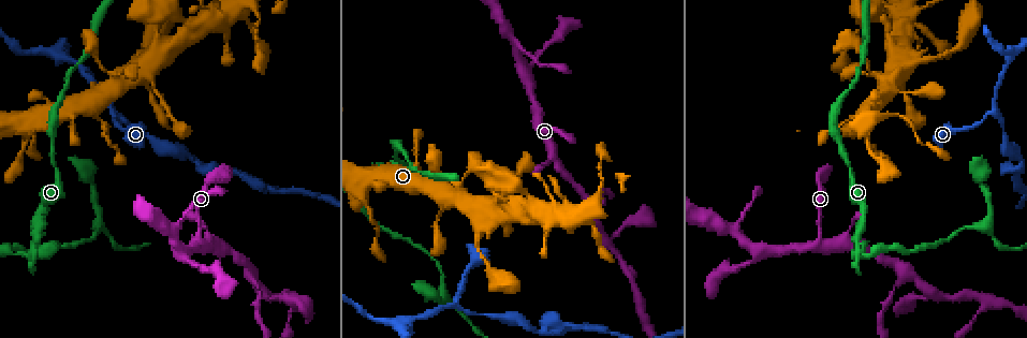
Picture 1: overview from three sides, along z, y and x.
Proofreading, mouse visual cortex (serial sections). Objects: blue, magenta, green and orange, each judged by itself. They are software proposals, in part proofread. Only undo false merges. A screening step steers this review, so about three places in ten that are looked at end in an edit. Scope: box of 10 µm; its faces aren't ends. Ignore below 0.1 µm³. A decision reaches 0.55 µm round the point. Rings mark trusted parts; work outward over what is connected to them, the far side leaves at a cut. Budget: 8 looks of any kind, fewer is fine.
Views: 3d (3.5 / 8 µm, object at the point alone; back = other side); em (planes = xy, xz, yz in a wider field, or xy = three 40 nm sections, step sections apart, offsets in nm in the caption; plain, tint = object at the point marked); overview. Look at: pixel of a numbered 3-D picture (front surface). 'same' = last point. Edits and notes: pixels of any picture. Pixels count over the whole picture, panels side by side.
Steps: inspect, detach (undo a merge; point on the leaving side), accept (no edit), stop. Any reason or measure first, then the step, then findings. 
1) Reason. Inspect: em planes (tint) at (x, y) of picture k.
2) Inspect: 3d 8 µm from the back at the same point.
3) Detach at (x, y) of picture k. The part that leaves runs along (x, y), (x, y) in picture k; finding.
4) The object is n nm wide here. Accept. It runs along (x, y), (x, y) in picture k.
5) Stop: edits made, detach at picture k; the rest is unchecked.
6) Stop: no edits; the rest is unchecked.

Branch point. Inspect: 3d 3.5 µm at (457, 304) of picture 1.

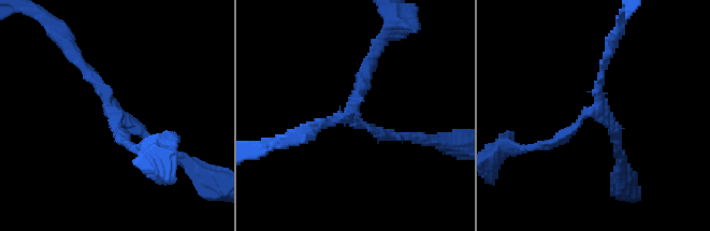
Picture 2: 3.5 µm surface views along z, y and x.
3 arms meet here; the arms are 150, 150, 150 nm wide. Inspect: em xy step 5 (tint) at (351, 112) of picture 2.

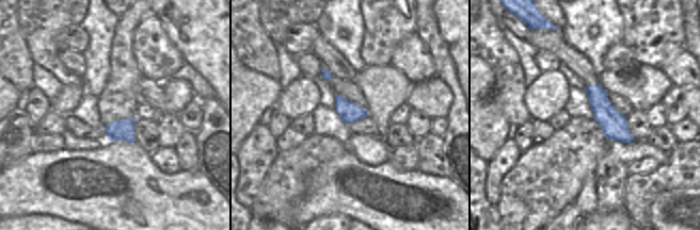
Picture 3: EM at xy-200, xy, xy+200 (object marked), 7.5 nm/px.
Accept. It runs along (371, 59), (351, 114), (404, 136) in picture 2; one cell here.

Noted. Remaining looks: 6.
Abrupt turn. Inspect: 3d 3.5 µm at (865, 255) of picture 1.

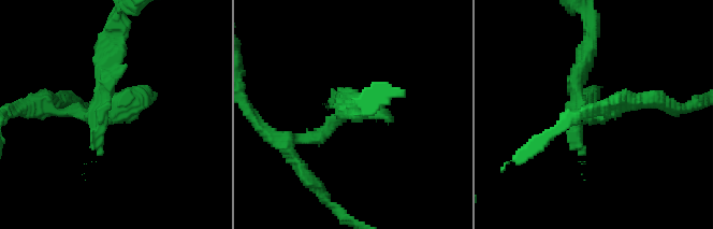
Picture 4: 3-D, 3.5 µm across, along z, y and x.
Shape alone is not enough. Inspect: em xy step 5 (tint) at (598, 118) of picture 4.

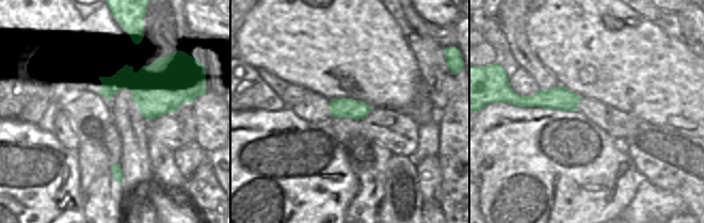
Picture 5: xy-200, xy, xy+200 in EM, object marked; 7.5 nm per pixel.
Detach at (384, 115) of picture 4. A border runs along (137, 73), (131, 90) in picture 5; a second cell is stuck on.

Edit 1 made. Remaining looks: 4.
Side arm on a straight run. Inspect: 3d 3.5 µm at (908, 272) of picture 1.

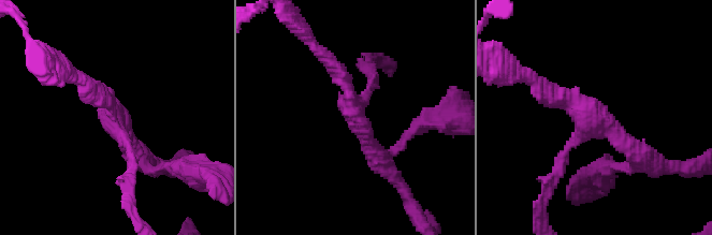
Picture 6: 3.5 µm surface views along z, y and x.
3 arms meet here; the arms are 150, 250, 250 nm wide; now the EM. Inspect: em xy step 3 (tint) at (592, 120) of picture 6.

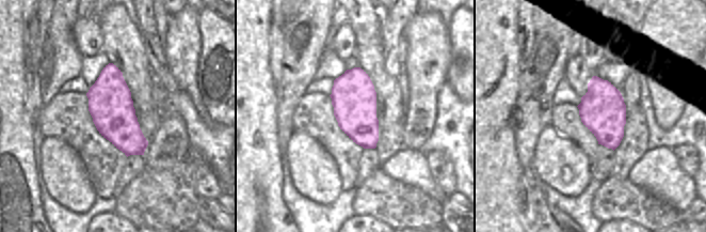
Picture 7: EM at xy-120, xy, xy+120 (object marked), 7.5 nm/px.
Accept. It runs along (539, 85), (602, 118), (641, 158) in picture 6; all the same cell.

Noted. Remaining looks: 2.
Stop: edits made, detach at picture 4; the rest is unchecked.

